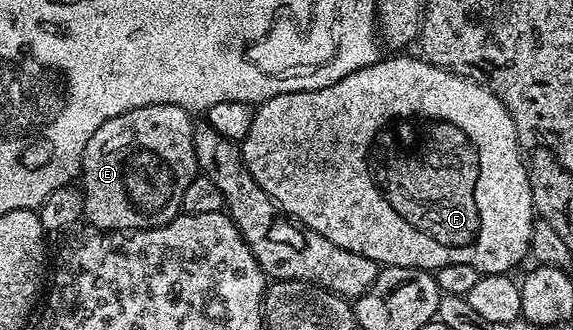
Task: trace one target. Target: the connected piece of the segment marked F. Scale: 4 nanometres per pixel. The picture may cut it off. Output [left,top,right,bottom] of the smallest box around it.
[242,54,536,274]

